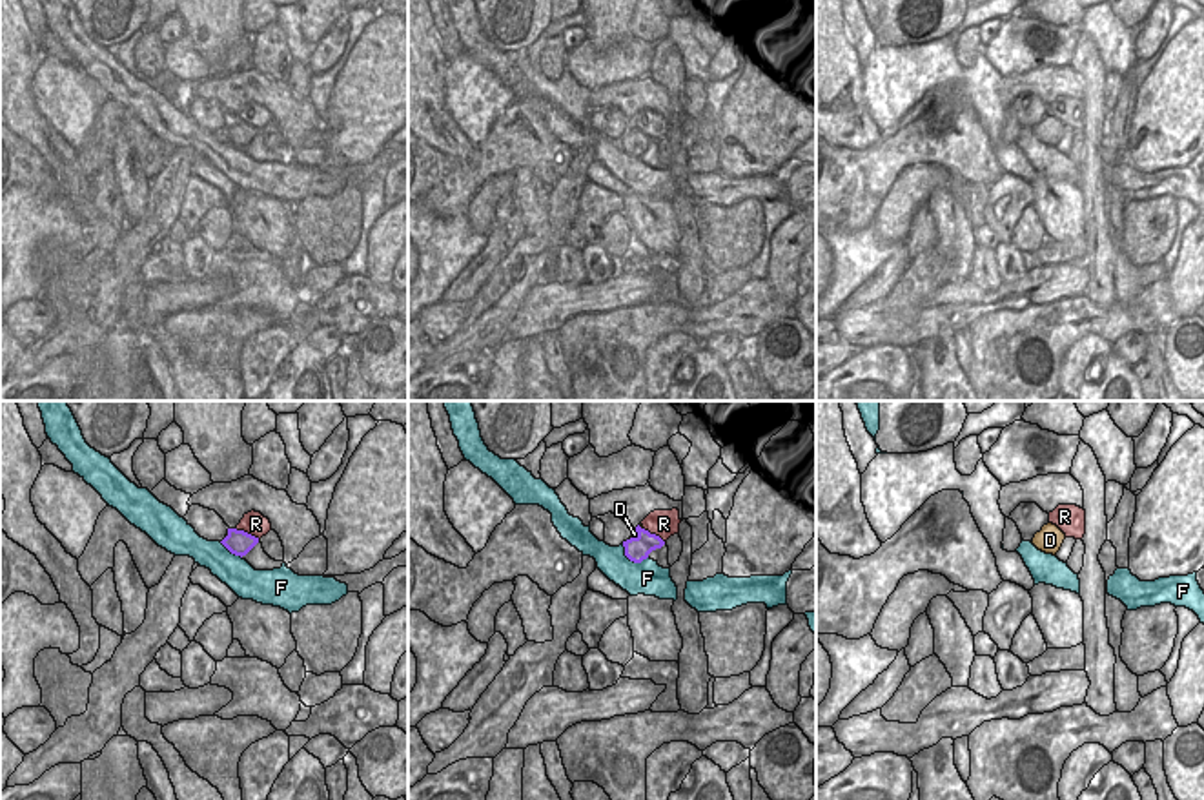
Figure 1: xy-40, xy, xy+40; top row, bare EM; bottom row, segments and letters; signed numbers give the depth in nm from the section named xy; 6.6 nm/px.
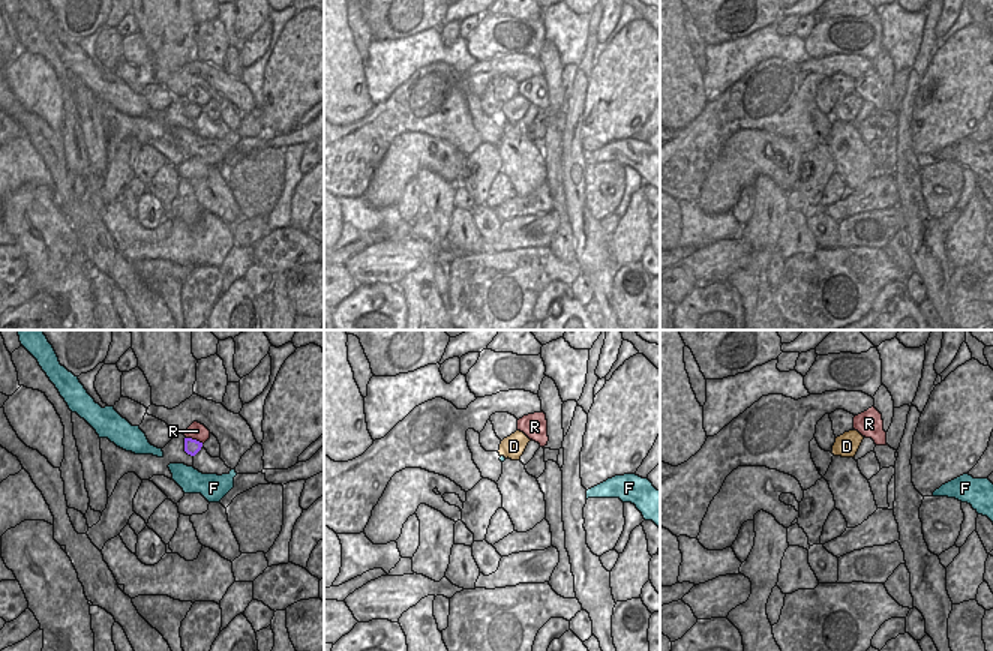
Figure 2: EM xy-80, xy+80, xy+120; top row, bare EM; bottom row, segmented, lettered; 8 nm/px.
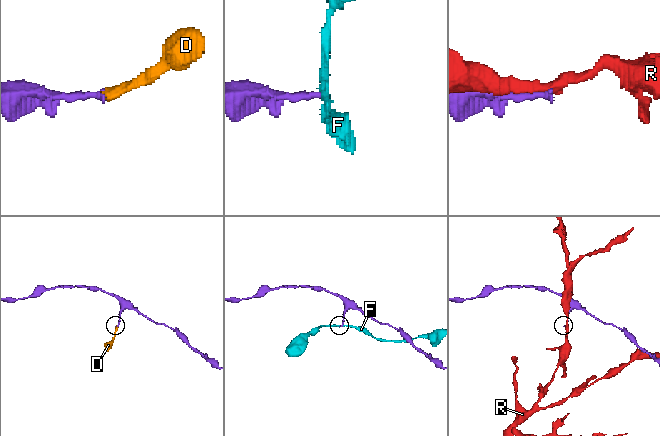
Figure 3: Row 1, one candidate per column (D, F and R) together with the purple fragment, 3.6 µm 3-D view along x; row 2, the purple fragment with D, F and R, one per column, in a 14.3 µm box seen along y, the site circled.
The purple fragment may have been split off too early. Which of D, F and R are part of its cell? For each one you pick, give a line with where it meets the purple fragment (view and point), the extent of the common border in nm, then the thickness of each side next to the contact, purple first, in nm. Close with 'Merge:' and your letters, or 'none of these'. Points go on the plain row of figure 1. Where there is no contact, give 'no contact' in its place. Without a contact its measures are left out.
D: contact xy (634, 130); length 70 nm; calibres 170 and 30 nm
Merge: D

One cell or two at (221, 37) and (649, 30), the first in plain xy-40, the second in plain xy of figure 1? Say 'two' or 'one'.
two

